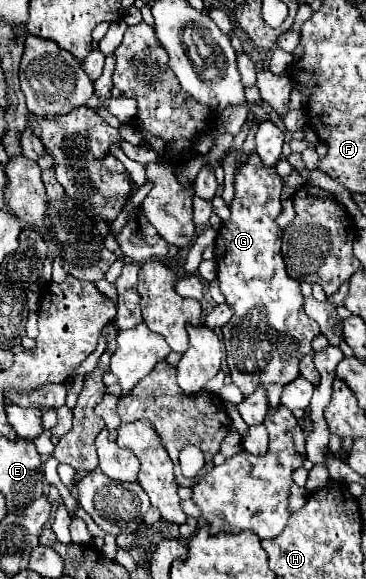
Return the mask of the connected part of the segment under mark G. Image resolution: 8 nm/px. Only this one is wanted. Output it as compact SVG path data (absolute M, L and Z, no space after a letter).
M252 154L248 164L244 164L234 180L236 196L230 204L230 220L222 224L216 236L216 264L218 264L218 284L222 294L226 296L226 304L232 308L232 318L230 322L222 328L224 334L224 344L226 344L226 362L230 368L232 382L240 386L244 396L250 396L258 384L266 388L266 398L268 398L268 408L278 408L280 406L280 396L282 388L296 380L298 374L298 364L300 358L312 352L312 340L320 334L318 324L306 316L302 304L304 296L300 292L300 284L292 282L286 274L286 266L280 254L280 234L282 228L278 228L276 218L282 212L280 206L280 194L284 188L284 180L276 174L274 166L266 166L258 154Z

